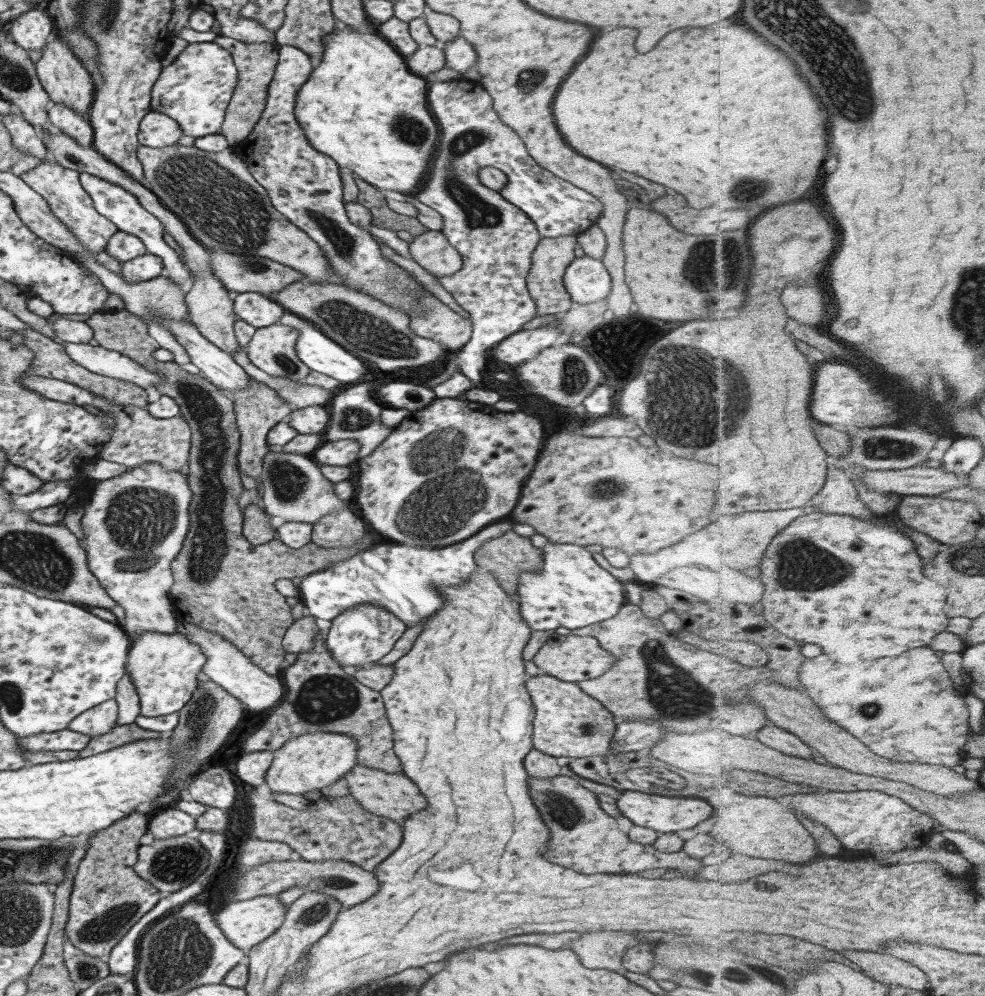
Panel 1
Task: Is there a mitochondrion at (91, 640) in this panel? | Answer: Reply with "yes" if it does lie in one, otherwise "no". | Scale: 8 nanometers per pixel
yes

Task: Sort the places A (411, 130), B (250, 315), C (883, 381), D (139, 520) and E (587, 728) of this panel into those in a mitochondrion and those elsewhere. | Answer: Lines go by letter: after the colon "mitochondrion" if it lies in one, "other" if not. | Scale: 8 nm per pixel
A: mitochondrion
B: other
C: other
D: mitochondrion
E: mitochondrion

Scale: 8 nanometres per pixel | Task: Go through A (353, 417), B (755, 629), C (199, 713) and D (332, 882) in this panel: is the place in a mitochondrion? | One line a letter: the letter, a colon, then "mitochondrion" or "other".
A: mitochondrion
B: other
C: mitochondrion
D: mitochondrion

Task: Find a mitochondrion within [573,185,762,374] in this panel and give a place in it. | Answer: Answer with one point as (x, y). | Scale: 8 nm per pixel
(716, 269)

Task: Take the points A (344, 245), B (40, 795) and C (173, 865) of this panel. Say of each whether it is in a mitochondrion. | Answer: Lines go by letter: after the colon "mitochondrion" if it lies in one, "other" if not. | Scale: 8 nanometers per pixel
A: mitochondrion
B: other
C: mitochondrion

